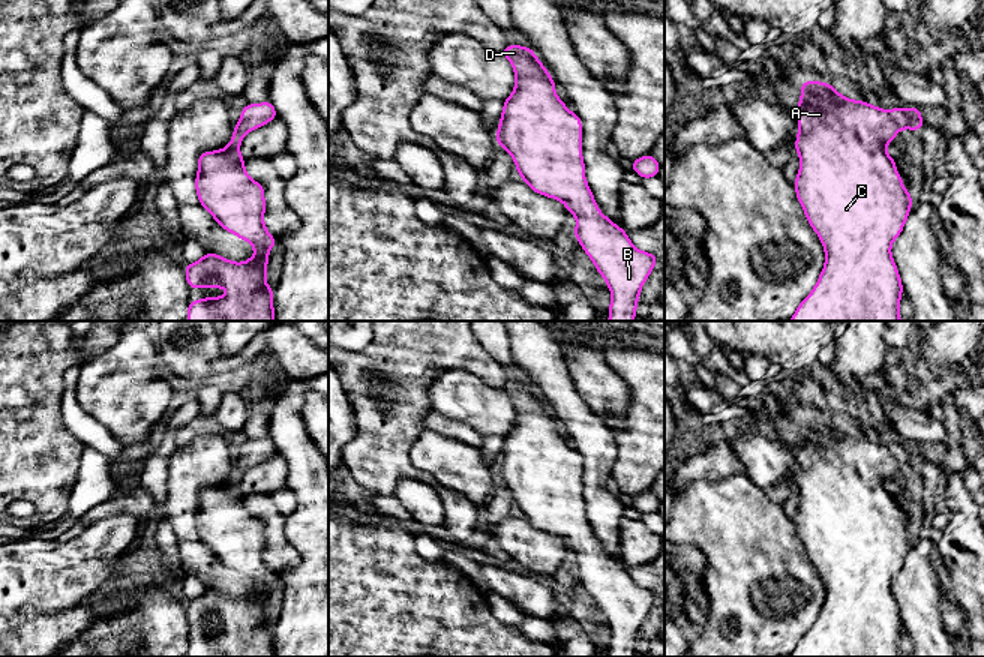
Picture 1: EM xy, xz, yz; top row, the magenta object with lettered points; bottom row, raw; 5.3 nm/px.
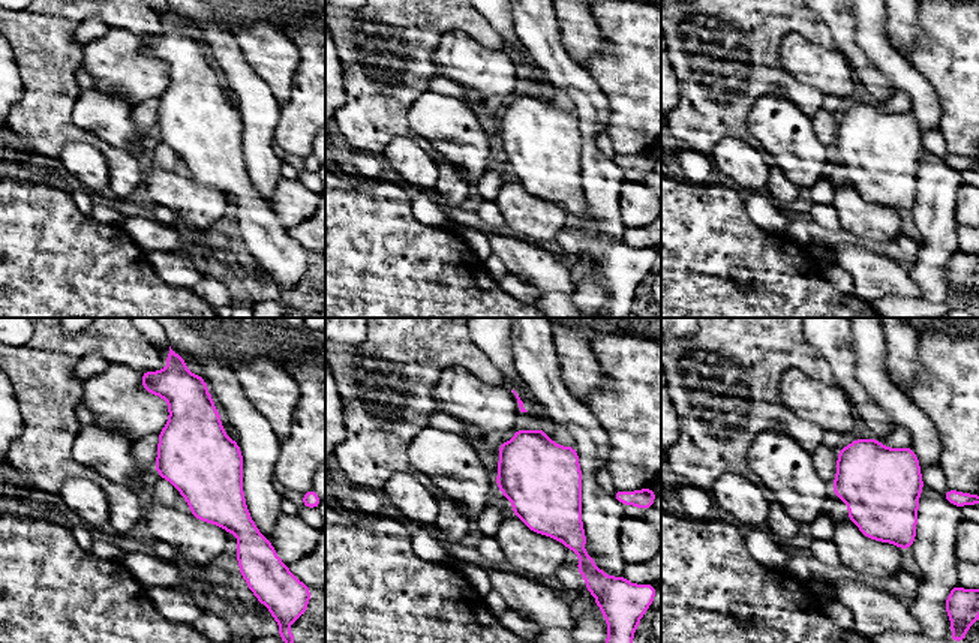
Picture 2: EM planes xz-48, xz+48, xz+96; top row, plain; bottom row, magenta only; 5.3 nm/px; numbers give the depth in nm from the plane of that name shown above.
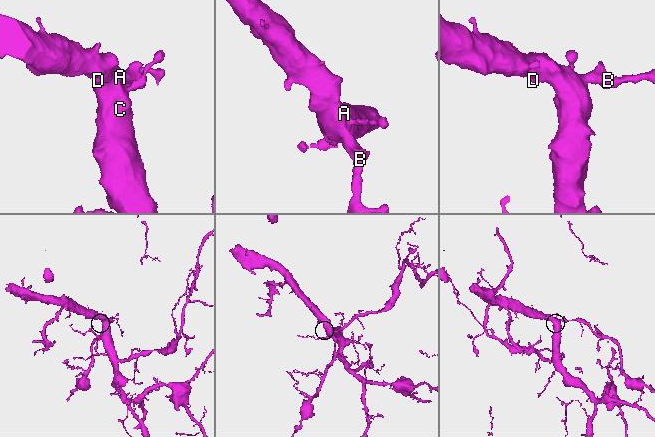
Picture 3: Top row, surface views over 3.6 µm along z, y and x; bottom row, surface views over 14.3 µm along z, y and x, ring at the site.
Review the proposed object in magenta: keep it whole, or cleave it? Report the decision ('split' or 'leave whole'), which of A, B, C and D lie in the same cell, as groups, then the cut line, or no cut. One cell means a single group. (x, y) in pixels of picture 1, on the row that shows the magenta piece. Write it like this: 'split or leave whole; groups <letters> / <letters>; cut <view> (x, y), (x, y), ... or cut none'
leave whole; groups A B C D; cut none

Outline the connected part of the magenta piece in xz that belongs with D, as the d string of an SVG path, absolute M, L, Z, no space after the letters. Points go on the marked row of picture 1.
M507 45L502 56L514 69L514 90L504 100L496 144L507 150L522 180L546 198L561 201L576 216L573 234L612 294L608 321L633 321L640 290L657 264L656 254L639 250L627 232L600 210L585 178L582 120L556 96L556 82L530 46Z

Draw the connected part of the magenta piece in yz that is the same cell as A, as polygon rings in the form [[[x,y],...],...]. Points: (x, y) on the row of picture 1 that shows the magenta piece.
[[[801,81],[801,88],[795,140],[801,165],[794,186],[806,218],[825,249],[825,266],[812,292],[788,321],[902,321],[898,304],[903,284],[891,246],[903,231],[914,200],[896,170],[896,159],[885,147],[900,129],[916,132],[926,124],[921,110],[896,106],[888,112],[866,100],[848,99],[834,86],[820,81]]]

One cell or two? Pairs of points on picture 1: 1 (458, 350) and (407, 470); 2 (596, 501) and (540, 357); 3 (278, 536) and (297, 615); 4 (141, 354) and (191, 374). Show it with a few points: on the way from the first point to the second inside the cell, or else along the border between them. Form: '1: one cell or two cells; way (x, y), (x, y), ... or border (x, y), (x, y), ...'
1: one cell; way (408, 347), (380, 347), (359, 368), (380, 420)
2: one cell; way (594, 465), (593, 437), (558, 393)
3: two cells; border (287, 537), (297, 552), (299, 561), (284, 578)
4: two cells; border (155, 341), (161, 368)

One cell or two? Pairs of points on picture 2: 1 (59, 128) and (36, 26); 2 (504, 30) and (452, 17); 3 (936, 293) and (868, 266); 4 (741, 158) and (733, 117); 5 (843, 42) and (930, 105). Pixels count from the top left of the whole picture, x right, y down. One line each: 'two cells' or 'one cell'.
1: one cell
2: two cells
3: two cells
4: two cells
5: two cells

